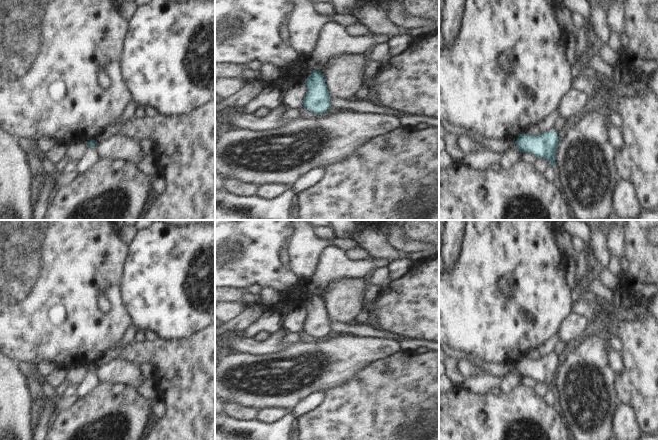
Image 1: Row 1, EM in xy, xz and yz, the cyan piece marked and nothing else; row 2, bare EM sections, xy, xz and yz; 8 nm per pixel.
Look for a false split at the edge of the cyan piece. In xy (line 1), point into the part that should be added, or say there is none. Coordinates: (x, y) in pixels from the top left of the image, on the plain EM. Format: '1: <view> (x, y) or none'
1: none

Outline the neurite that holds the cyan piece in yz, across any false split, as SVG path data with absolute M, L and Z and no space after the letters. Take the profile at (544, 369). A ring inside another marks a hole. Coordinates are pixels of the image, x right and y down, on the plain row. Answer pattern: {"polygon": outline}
{"polygon": "M554 355L539 359L520 358L514 366L521 377L533 377L538 382L546 382L550 390L555 391L555 376L558 370L558 359Z"}

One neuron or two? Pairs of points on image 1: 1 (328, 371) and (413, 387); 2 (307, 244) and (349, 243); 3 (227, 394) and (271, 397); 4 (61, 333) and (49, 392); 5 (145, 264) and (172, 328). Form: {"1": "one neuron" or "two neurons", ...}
{"1": "two neurons", "2": "one neuron", "3": "one neuron", "4": "two neurons", "5": "one neuron"}

